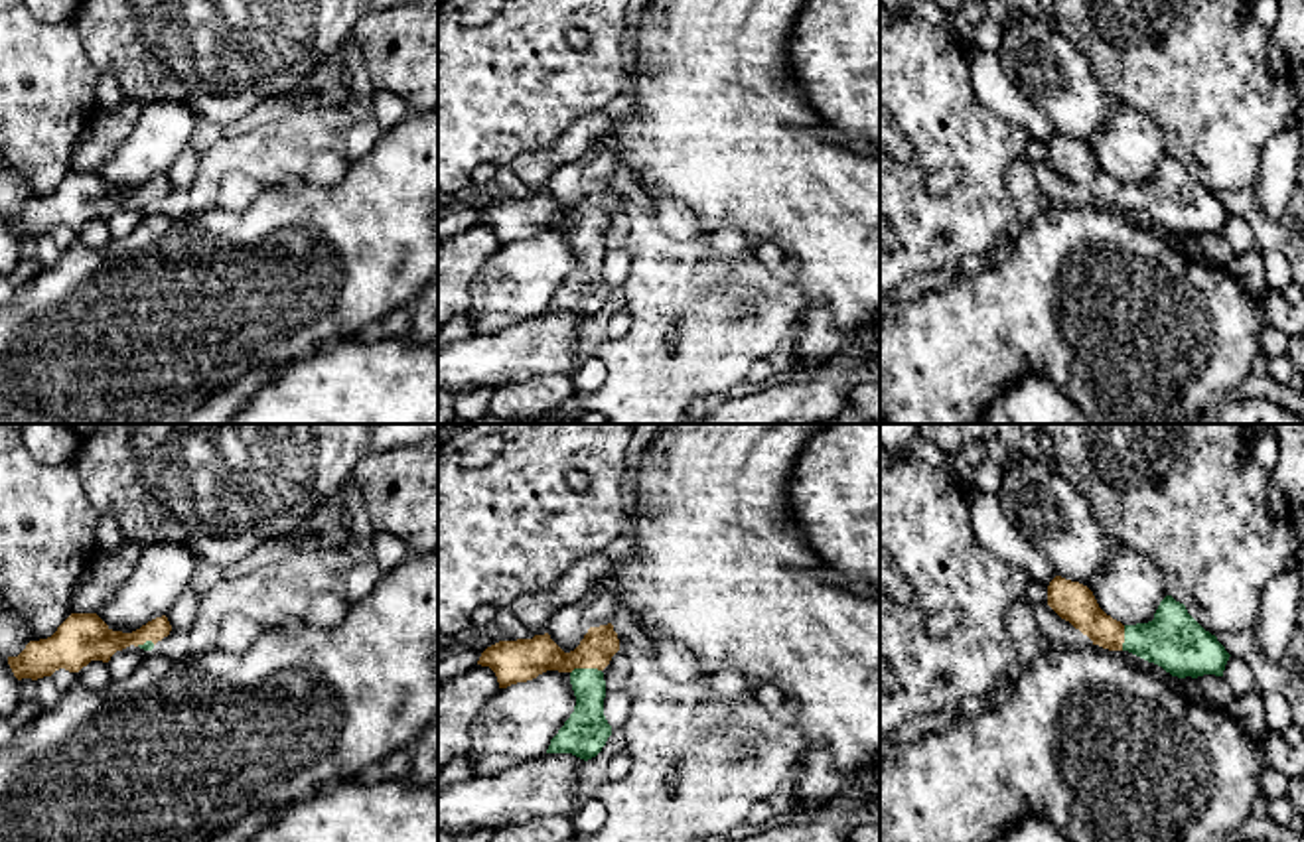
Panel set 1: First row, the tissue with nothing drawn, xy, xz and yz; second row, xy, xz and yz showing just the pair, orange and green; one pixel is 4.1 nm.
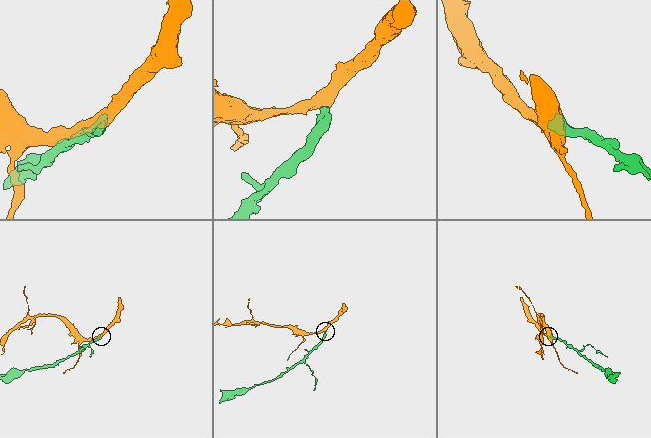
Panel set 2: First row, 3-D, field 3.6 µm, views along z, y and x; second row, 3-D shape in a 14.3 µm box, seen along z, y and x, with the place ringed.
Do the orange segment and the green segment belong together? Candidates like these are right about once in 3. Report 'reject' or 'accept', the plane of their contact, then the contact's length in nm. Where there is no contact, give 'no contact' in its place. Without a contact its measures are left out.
accept | xz | 130 nm

